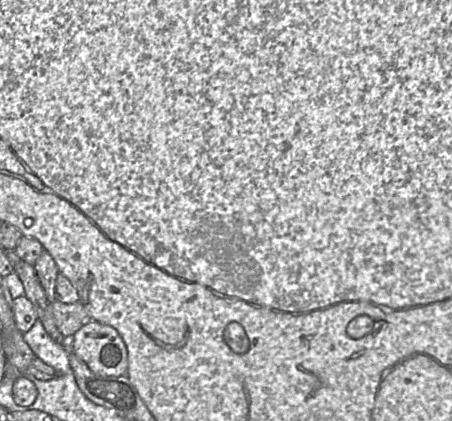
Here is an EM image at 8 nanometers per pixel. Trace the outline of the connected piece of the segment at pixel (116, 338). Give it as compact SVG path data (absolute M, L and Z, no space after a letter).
M91 321L80 328L69 340L69 353L75 354L93 372L126 375L128 352L119 332L106 324Z

